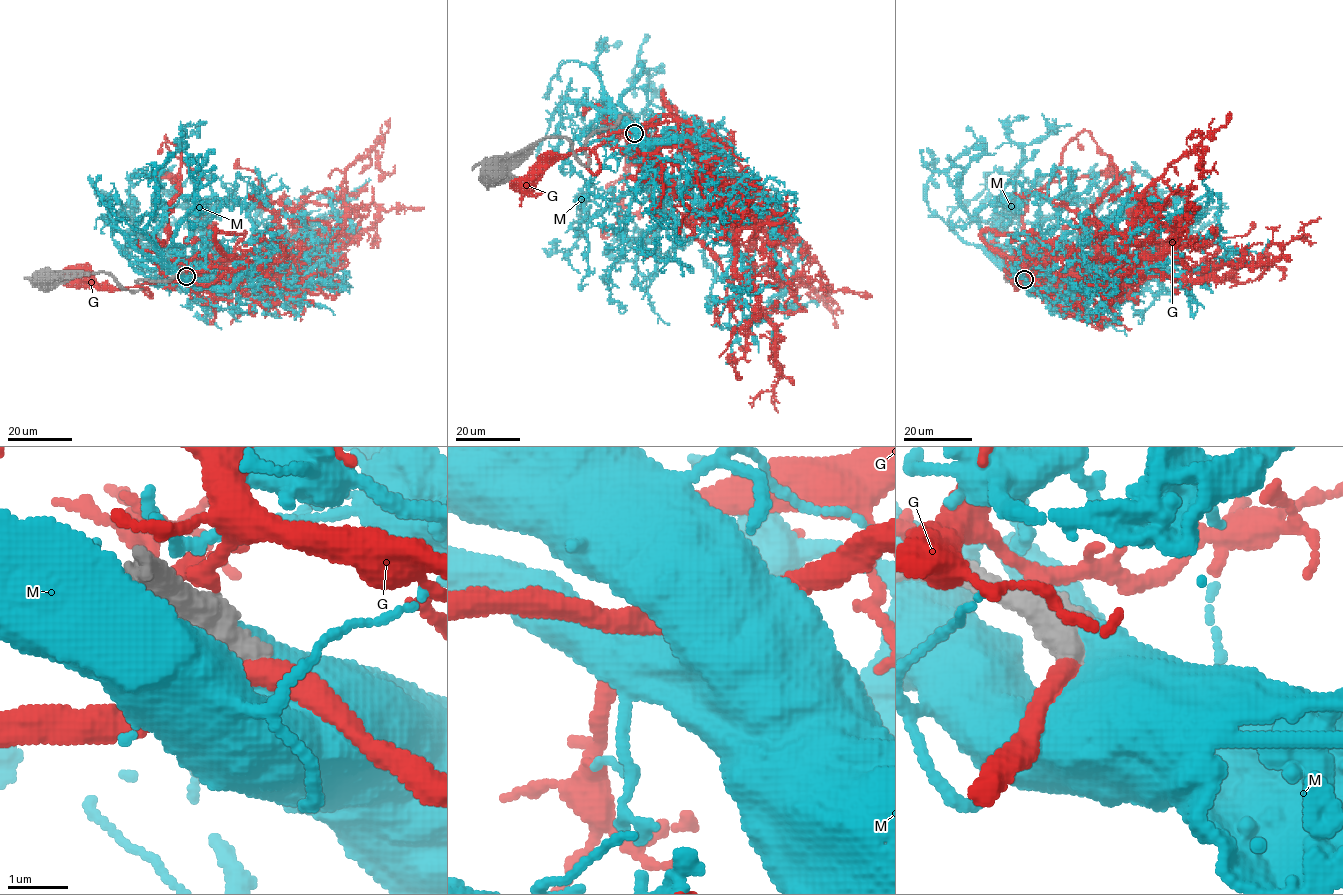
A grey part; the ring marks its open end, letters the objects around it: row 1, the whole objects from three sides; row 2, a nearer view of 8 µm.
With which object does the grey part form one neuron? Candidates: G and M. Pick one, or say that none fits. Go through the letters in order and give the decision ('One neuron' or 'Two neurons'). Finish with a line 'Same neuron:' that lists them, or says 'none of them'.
G: Two neurons
M: One neuron
Same neuron: M

